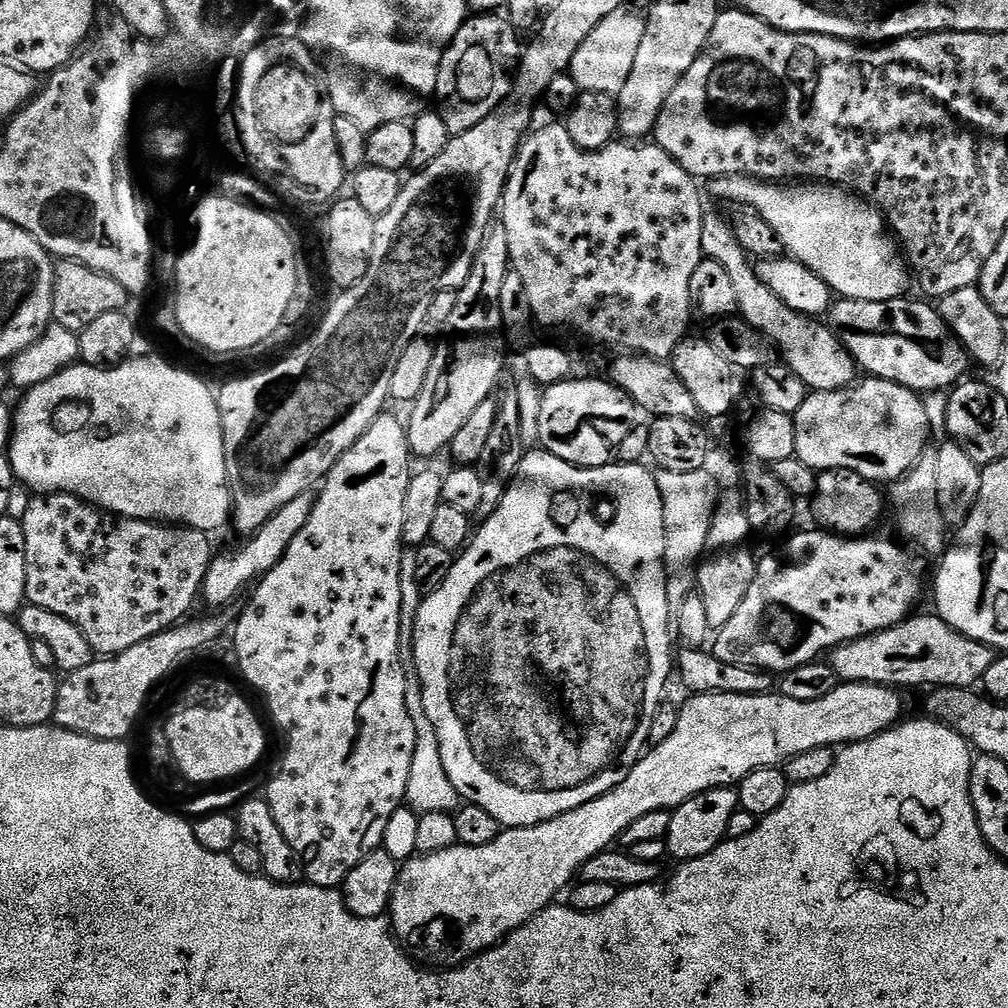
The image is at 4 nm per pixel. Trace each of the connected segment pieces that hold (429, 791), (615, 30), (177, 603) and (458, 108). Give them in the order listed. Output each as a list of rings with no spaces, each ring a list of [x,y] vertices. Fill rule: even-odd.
[[[408,662],[404,665],[406,678],[406,710],[414,722],[416,745],[414,746],[414,762],[410,762],[410,782],[404,795],[407,807],[417,814],[425,812],[455,813],[461,798],[454,790],[454,782],[446,778],[446,766],[442,766],[442,750],[438,746],[438,734],[434,730],[434,722],[426,714],[426,706],[422,698],[422,682],[418,678],[415,664]]]
[[[622,7],[614,10],[610,18],[602,18],[602,22],[598,22],[598,26],[590,30],[590,38],[586,38],[574,54],[568,74],[579,89],[616,96],[626,84],[634,70],[634,62],[637,61],[638,48],[642,46],[646,27],[643,15],[628,11],[627,7]]]
[[[36,494],[32,496],[30,510],[26,510],[23,518],[24,533],[26,534],[26,600],[34,606],[42,606],[54,614],[62,614],[82,634],[92,647],[93,653],[101,657],[116,656],[119,652],[130,650],[130,646],[138,646],[138,642],[146,642],[154,634],[164,632],[173,627],[189,615],[192,603],[198,600],[204,587],[204,579],[208,573],[208,567],[213,562],[214,551],[209,533],[200,532],[196,528],[187,526],[169,526],[164,522],[153,522],[150,520],[130,520],[123,516],[113,516],[76,496],[63,494]]]
[[[476,14],[465,20],[442,58],[440,77],[436,83],[436,96],[438,101],[440,100],[438,111],[440,117],[446,122],[449,133],[465,132],[478,126],[478,122],[482,122],[482,118],[491,114],[512,93],[514,77],[520,67],[522,57],[520,40],[522,40],[521,33],[517,32],[516,27],[503,15]]]

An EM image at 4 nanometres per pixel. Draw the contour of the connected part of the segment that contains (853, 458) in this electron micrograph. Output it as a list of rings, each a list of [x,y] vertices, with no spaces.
[[[864,378],[837,392],[809,391],[794,419],[796,459],[806,462],[818,474],[850,470],[880,486],[904,478],[924,459],[924,447],[930,443],[923,399],[889,380]]]

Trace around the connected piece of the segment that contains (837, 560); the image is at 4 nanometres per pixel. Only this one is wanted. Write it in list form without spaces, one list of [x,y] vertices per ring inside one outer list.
[[[815,530],[816,532],[800,532],[785,548],[777,550],[773,556],[759,557],[756,565],[756,577],[754,582],[750,582],[750,590],[746,590],[746,598],[742,598],[742,606],[726,622],[726,626],[718,629],[714,636],[714,655],[722,662],[733,664],[739,668],[751,668],[753,670],[763,670],[768,674],[783,674],[793,672],[796,668],[801,668],[807,664],[819,661],[823,654],[831,653],[832,649],[839,648],[842,644],[849,644],[852,640],[861,640],[864,636],[870,636],[876,632],[882,632],[887,628],[894,628],[913,615],[916,603],[920,600],[920,595],[924,592],[924,564],[920,560],[915,560],[912,556],[904,553],[903,543],[895,544],[892,540],[887,540],[884,536],[877,534],[865,534],[855,538],[833,534],[827,530]]]

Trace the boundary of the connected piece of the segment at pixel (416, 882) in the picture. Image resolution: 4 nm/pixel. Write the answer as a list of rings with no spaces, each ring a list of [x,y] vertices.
[[[847,682],[837,683],[826,698],[818,698],[814,702],[798,702],[779,694],[739,696],[706,692],[693,695],[688,698],[692,700],[679,705],[680,717],[678,726],[674,726],[674,734],[645,751],[626,778],[606,794],[541,824],[504,828],[500,836],[486,846],[466,846],[458,842],[446,850],[413,856],[399,869],[396,888],[392,892],[390,923],[396,939],[411,959],[429,969],[463,968],[475,956],[495,948],[514,929],[521,928],[549,907],[555,901],[552,899],[577,879],[584,864],[609,851],[615,845],[612,843],[616,839],[619,841],[640,818],[656,811],[675,810],[682,802],[711,788],[739,785],[746,774],[783,766],[790,758],[806,754],[806,750],[835,749],[836,744],[847,746],[881,736],[901,723],[904,704],[900,696],[901,693],[894,688]]]

